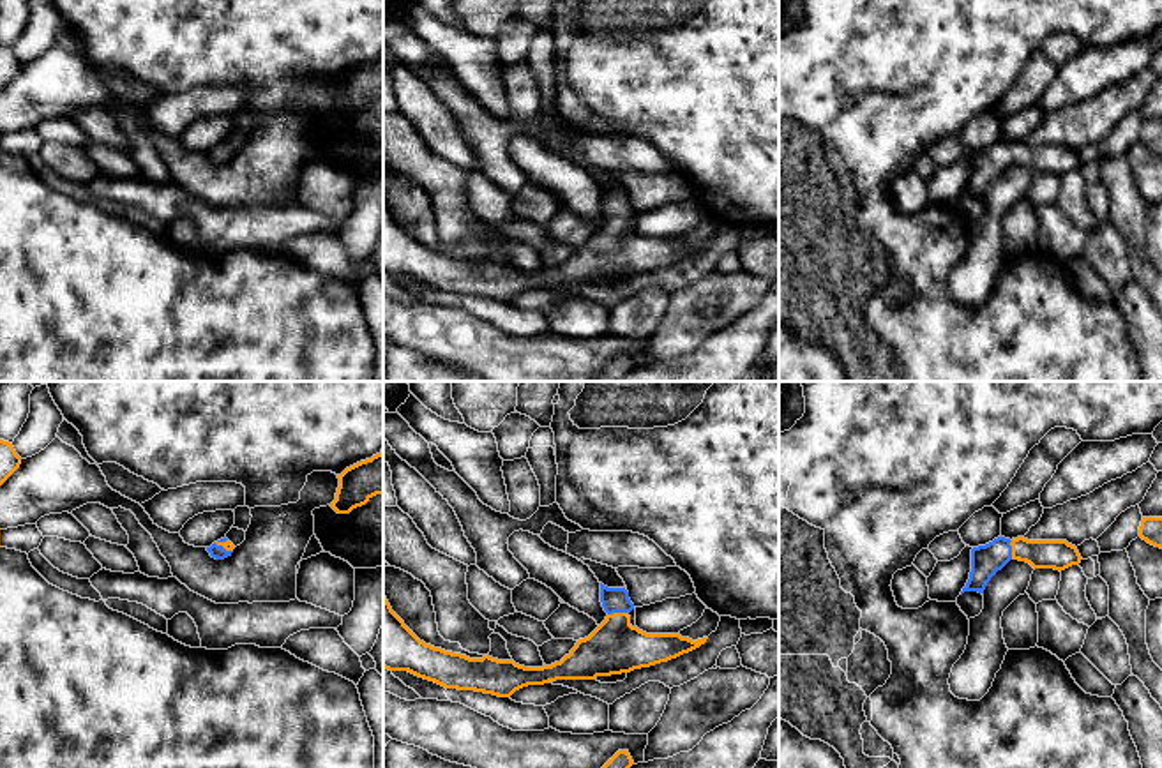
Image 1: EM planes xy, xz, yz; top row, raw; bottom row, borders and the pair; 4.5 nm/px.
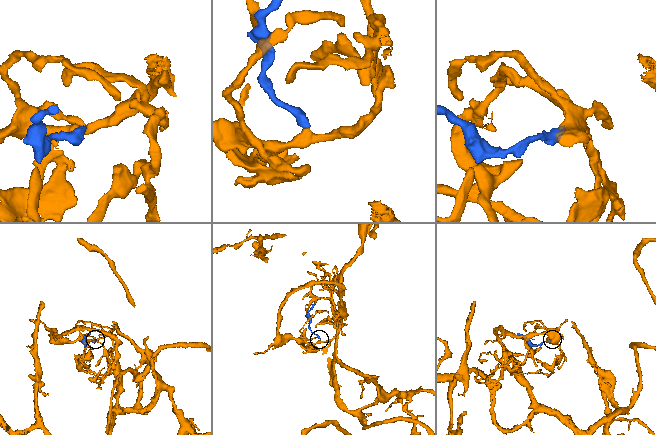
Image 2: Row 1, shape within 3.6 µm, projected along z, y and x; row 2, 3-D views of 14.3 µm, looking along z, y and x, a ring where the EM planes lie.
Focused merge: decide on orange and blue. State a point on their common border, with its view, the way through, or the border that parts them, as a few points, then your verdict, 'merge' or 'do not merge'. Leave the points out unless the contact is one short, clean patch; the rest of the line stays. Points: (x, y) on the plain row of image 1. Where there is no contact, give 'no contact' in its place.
meets orange in xz at (617, 218); merge

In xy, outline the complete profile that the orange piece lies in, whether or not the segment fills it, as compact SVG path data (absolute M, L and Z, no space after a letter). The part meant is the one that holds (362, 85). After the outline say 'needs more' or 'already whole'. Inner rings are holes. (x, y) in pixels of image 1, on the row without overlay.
M383 53L371 64L346 72L337 83L339 92L336 104L330 108L337 118L350 118L373 101L383 99Z | already whole

